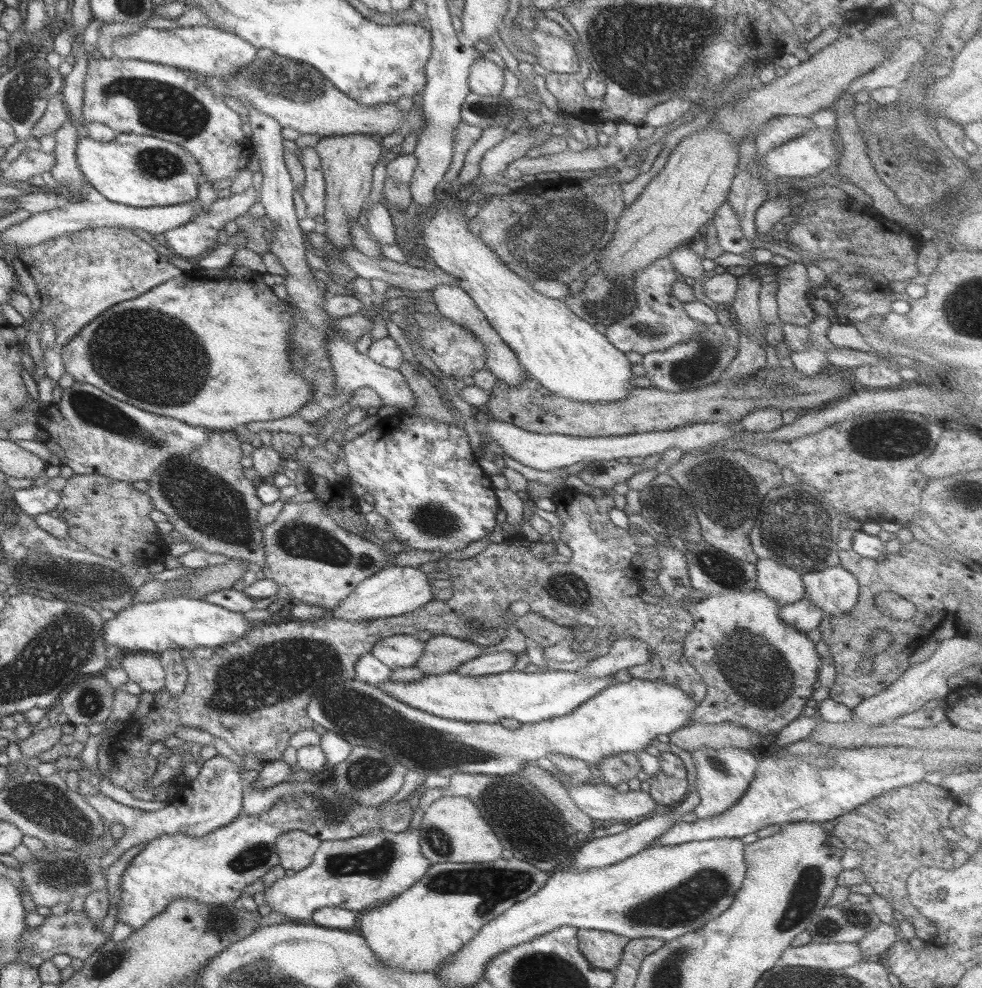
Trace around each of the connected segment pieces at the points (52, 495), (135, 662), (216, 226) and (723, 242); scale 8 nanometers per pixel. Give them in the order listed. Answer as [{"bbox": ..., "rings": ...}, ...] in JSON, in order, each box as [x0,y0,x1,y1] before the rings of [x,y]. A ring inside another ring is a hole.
[{"bbox":[13,485,62,517],"rings":[[[45,485],[23,488],[23,490],[13,492],[14,503],[21,509],[21,512],[32,517],[53,510],[62,498],[59,491],[53,492]]]},{"bbox":[115,653,164,693],"rings":[[[123,653],[115,664],[123,669],[129,682],[135,682],[145,692],[155,693],[164,688],[164,670],[157,655]]]},{"bbox":[164,187,259,259],"rings":[[[248,187],[239,193],[230,193],[229,196],[222,199],[215,199],[203,212],[196,214],[189,222],[176,226],[175,228],[169,229],[164,232],[165,242],[173,248],[175,256],[187,259],[195,258],[195,256],[203,256],[205,252],[213,250],[218,245],[217,232],[222,230],[223,226],[238,216],[241,216],[249,210],[249,207],[254,203],[258,202],[259,188]]]},{"bbox":[711,200,748,254],"rings":[[[725,200],[717,208],[711,222],[715,227],[716,241],[723,252],[739,254],[748,249],[748,242],[743,238],[739,228],[739,221],[736,214],[733,214],[731,205]]]}]

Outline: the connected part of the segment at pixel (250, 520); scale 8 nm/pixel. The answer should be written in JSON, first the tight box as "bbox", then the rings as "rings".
{"bbox":[144,431,265,569],"rings":[[[210,431],[206,440],[198,444],[189,454],[182,454],[163,463],[153,471],[147,479],[148,488],[144,492],[150,499],[155,510],[159,510],[173,525],[175,532],[180,534],[180,541],[191,542],[195,549],[209,554],[218,554],[233,560],[243,560],[255,569],[265,564],[262,543],[262,529],[257,524],[256,514],[261,502],[256,497],[257,481],[249,481],[242,474],[240,465],[242,452],[240,442],[231,431]]]}

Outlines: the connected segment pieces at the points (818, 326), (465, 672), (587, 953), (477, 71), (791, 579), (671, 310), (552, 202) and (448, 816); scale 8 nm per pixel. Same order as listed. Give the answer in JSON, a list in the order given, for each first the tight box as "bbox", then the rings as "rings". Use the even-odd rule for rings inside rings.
[{"bbox":[792,316,836,378],"rings":[[[815,316],[810,326],[807,327],[811,332],[809,346],[801,349],[801,352],[794,352],[792,356],[795,370],[805,375],[805,378],[811,378],[813,374],[820,372],[828,364],[825,355],[829,353],[829,350],[836,348],[825,336],[829,327],[827,318]]]},{"bbox":[453,651,523,676],"rings":[[[511,651],[481,654],[463,662],[463,664],[460,664],[453,672],[461,676],[501,674],[502,672],[514,670],[518,665],[521,665],[521,663],[517,663],[516,660],[523,660],[522,656]]]},{"bbox":[576,929,628,972],"rings":[[[576,929],[578,948],[585,961],[600,972],[611,971],[619,965],[621,952],[628,939],[612,932]]]},{"bbox":[467,58,504,97],"rings":[[[476,58],[470,64],[467,75],[467,86],[471,93],[483,96],[497,97],[500,93],[504,79],[504,73],[490,60]]]},{"bbox":[756,558,804,607],"rings":[[[757,558],[756,588],[772,598],[781,607],[801,600],[804,595],[802,576],[792,568],[777,564],[775,560]]]},{"bbox":[605,258,703,355],"rings":[[[658,258],[654,260],[649,266],[642,268],[639,272],[634,274],[634,295],[635,306],[630,310],[629,314],[618,318],[617,322],[611,324],[605,330],[605,340],[623,353],[631,352],[640,355],[645,355],[649,352],[660,352],[661,350],[669,349],[673,345],[687,343],[695,337],[699,337],[699,333],[703,331],[702,321],[691,319],[683,308],[681,302],[673,297],[671,293],[671,285],[676,281],[676,272],[672,267],[669,259]]]},{"bbox":[466,177,624,285],"rings":[[[561,177],[554,181],[533,181],[509,195],[492,196],[469,219],[466,227],[523,280],[529,283],[537,279],[556,280],[567,285],[580,278],[581,271],[594,261],[595,254],[608,242],[616,218],[624,209],[619,184],[593,185],[586,180]]]},{"bbox":[418,796,501,863],"rings":[[[438,796],[423,810],[418,827],[418,844],[421,855],[429,863],[493,862],[501,856],[501,844],[491,828],[481,818],[472,802],[465,797]]]}]

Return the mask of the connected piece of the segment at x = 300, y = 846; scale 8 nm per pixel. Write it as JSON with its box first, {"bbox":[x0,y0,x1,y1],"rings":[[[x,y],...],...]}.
{"bbox":[275,830,320,871],"rings":[[[299,830],[285,832],[275,840],[277,865],[283,870],[299,871],[306,868],[320,841],[315,836]]]}

